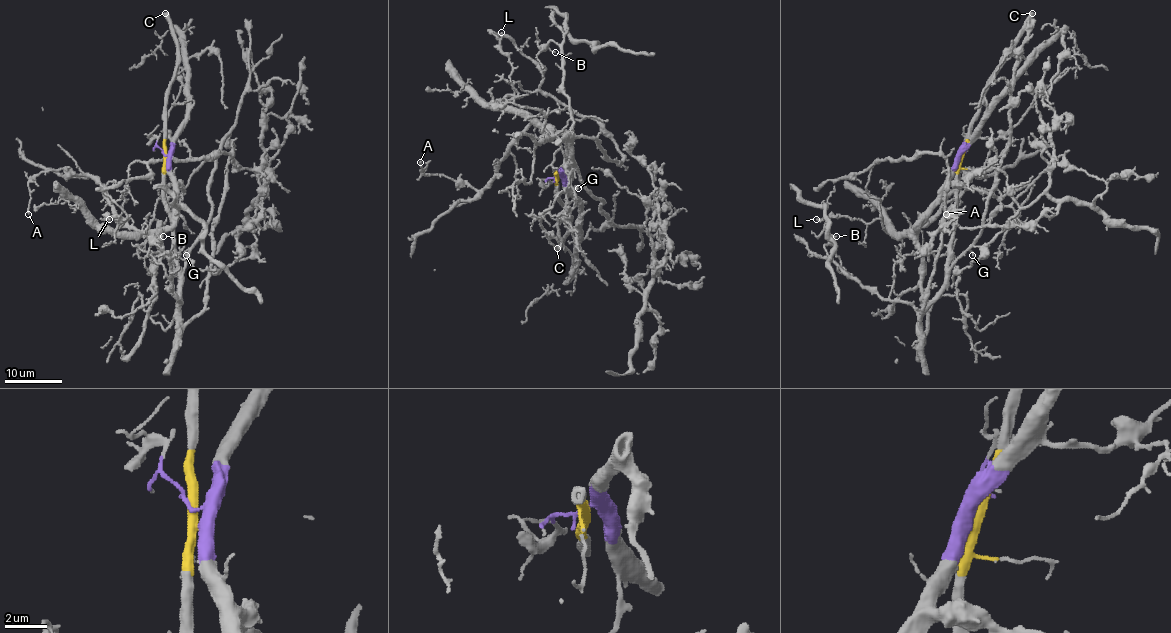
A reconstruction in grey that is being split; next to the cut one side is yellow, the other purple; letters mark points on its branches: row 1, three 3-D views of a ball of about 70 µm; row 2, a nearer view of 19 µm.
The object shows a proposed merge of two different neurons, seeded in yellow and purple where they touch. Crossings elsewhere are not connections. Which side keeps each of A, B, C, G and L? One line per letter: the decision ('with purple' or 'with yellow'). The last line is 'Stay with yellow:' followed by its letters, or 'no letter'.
A: with purple
B: with yellow
C: with yellow
G: with yellow
L: with purple
Stay with yellow: B, C, G

